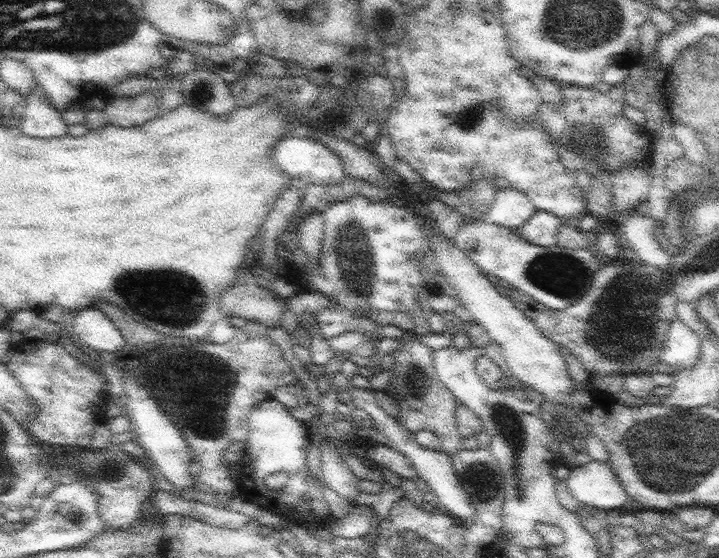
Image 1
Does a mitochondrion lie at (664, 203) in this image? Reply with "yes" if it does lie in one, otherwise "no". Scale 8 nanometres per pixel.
no

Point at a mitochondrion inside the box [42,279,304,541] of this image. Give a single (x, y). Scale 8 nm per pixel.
(204, 381)

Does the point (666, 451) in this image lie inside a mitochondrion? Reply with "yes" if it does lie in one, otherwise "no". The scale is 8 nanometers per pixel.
yes

